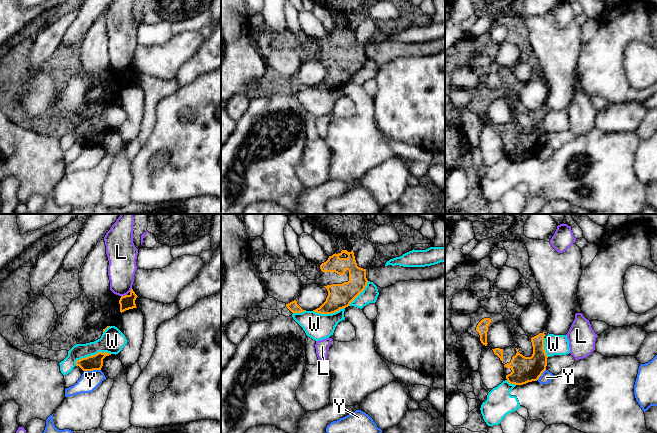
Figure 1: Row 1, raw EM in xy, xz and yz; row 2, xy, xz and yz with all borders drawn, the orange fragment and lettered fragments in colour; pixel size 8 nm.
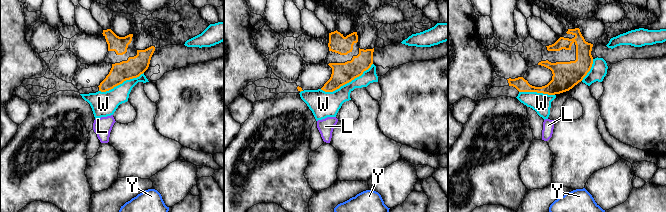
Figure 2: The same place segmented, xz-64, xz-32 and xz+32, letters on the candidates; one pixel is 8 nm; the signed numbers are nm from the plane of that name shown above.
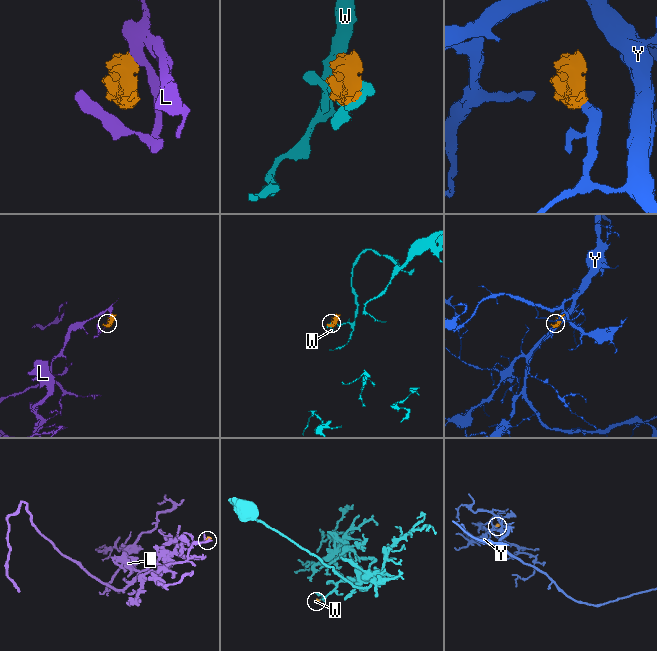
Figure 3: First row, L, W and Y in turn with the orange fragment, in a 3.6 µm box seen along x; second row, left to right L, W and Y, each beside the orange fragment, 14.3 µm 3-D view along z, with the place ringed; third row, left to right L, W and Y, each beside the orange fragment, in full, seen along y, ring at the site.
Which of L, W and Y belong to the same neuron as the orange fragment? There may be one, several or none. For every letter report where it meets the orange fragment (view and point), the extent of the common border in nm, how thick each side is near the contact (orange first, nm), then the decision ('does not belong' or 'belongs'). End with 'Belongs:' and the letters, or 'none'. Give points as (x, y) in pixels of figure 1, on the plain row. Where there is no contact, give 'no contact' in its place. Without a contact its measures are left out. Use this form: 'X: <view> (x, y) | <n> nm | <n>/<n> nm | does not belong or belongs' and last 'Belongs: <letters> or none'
L: xy (123, 72) | 50 nm | 120/220 nm | does not belong
W: xy (92, 131) | 300 nm | 130/200 nm | does not belong
Y: xy (92, 146) | 140 nm | 130/160 nm | does not belong
Belongs: none

